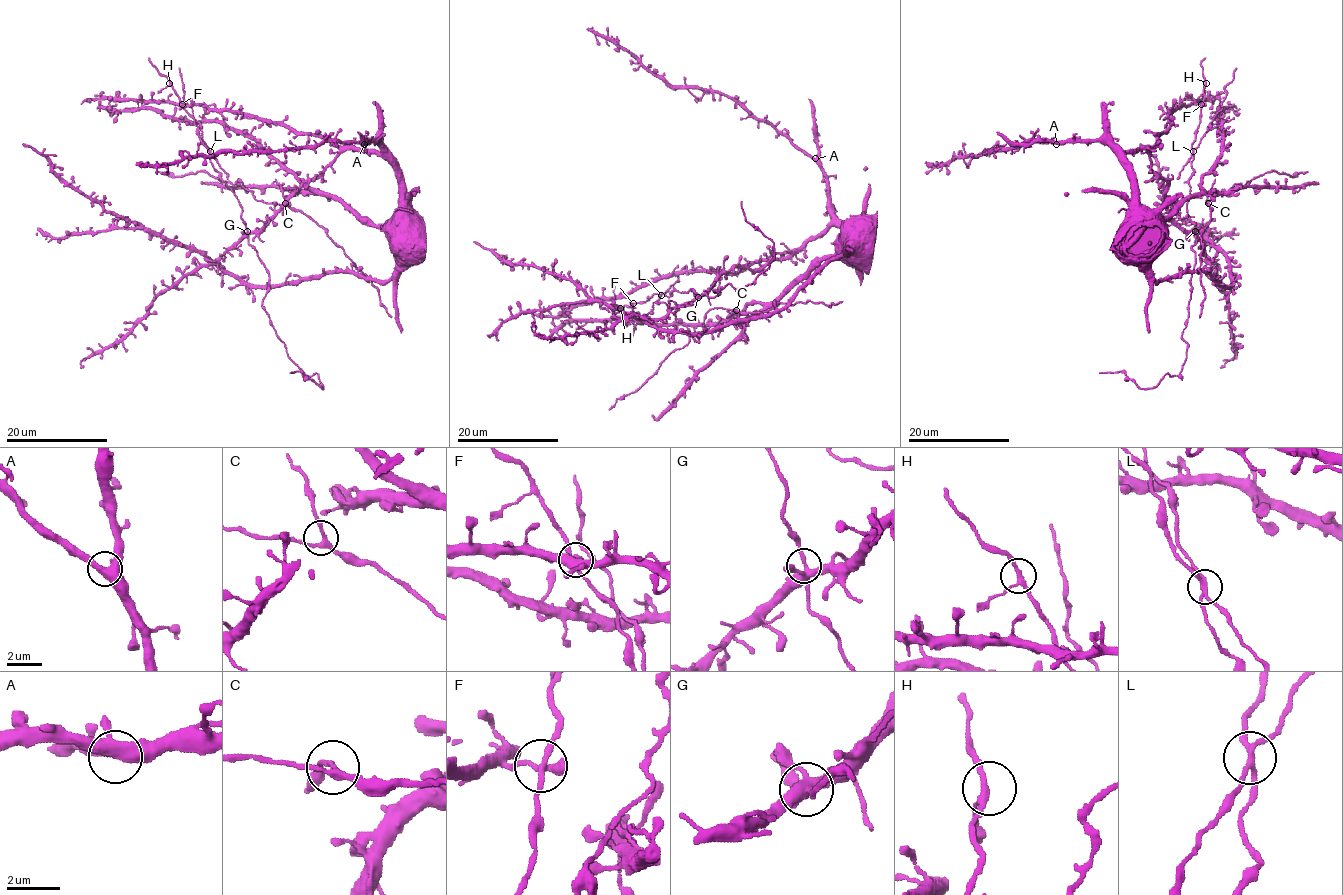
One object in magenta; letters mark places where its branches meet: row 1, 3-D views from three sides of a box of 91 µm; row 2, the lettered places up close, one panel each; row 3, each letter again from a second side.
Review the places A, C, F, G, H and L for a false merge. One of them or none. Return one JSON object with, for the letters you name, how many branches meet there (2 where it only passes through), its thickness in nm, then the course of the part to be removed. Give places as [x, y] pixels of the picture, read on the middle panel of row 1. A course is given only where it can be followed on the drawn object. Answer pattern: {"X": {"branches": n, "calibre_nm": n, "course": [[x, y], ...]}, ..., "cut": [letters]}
{"L": {"branches": 4, "calibre_nm": 200, "course": [[661, 294], [643, 317], [643, 324], [634, 326], [629, 337]]}, "cut": ["L"]}

